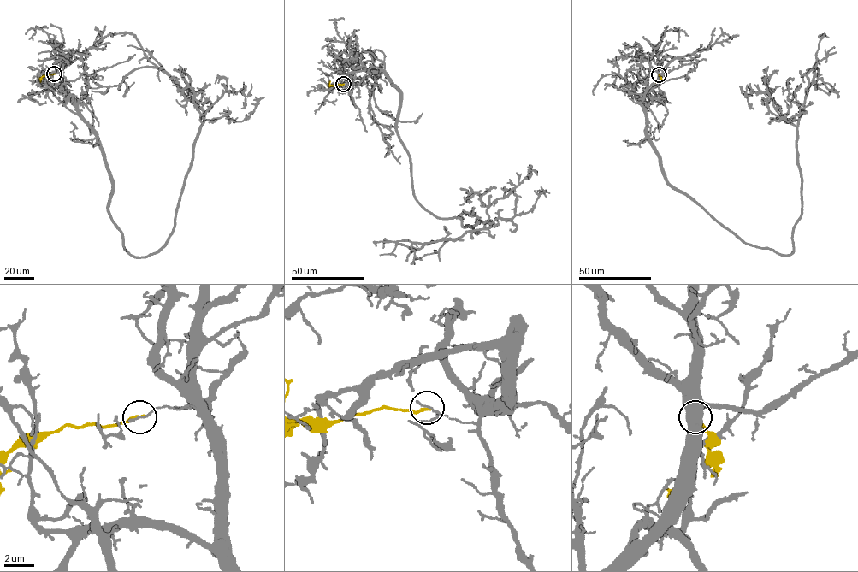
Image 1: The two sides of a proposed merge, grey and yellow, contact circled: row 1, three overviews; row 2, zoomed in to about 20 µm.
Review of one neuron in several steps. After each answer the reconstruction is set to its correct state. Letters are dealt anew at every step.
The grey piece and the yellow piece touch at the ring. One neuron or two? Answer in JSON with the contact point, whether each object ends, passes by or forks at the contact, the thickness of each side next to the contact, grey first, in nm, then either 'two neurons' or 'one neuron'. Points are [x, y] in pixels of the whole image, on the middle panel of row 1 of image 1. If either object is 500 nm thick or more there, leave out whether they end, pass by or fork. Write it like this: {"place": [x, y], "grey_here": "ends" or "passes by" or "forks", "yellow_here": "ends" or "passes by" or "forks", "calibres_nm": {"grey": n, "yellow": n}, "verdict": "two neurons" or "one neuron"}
{"place": [343, 84], "grey_here": "ends", "yellow_here": "ends", "calibres_nm": {"grey": 180, "yellow": 200}, "verdict": "two neurons"}

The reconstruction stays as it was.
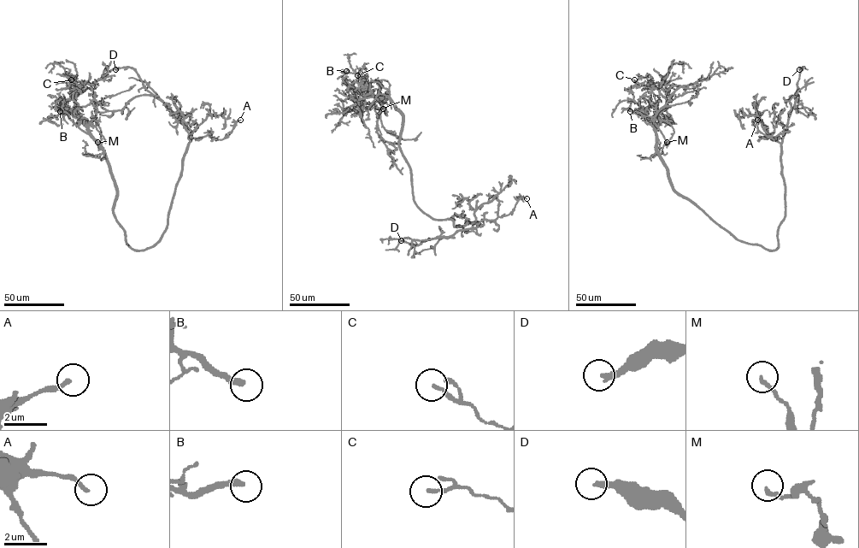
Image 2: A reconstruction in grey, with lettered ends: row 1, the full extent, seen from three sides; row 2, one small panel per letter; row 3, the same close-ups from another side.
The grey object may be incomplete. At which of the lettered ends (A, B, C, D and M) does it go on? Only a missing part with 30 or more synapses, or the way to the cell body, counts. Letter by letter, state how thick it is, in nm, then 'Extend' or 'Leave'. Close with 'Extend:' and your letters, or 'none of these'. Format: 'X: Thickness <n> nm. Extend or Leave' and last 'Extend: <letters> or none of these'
A: Thickness 160 nm. Leave
B: Thickness 280 nm. Leave
C: Thickness 150 nm. Leave
D: Thickness 260 nm. Extend
M: Thickness 180 nm. Leave
Extend: D

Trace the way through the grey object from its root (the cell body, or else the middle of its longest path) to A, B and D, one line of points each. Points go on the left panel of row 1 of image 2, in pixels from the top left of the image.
A: (126, 244), (136, 250), (144, 250), (161, 238), (188, 143), (208, 135), (222, 139), (240, 120)
B: (126, 244), (114, 212), (116, 188), (102, 148), (76, 102), (58, 100), (55, 107), (60, 111)
D: (126, 244), (136, 250), (144, 250), (152, 247), (161, 236), (191, 132), (147, 90), (133, 68), (115, 69)

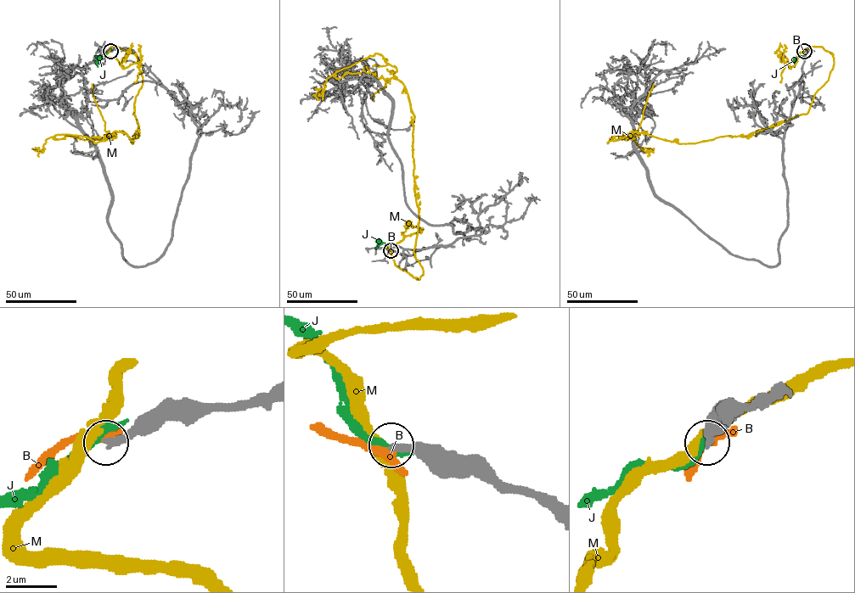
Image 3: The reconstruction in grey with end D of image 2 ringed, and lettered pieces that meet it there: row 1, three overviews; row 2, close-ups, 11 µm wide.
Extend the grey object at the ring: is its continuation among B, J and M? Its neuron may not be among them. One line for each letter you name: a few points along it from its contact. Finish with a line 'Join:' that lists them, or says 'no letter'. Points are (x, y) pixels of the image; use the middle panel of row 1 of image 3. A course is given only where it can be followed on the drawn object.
Join: no letter

